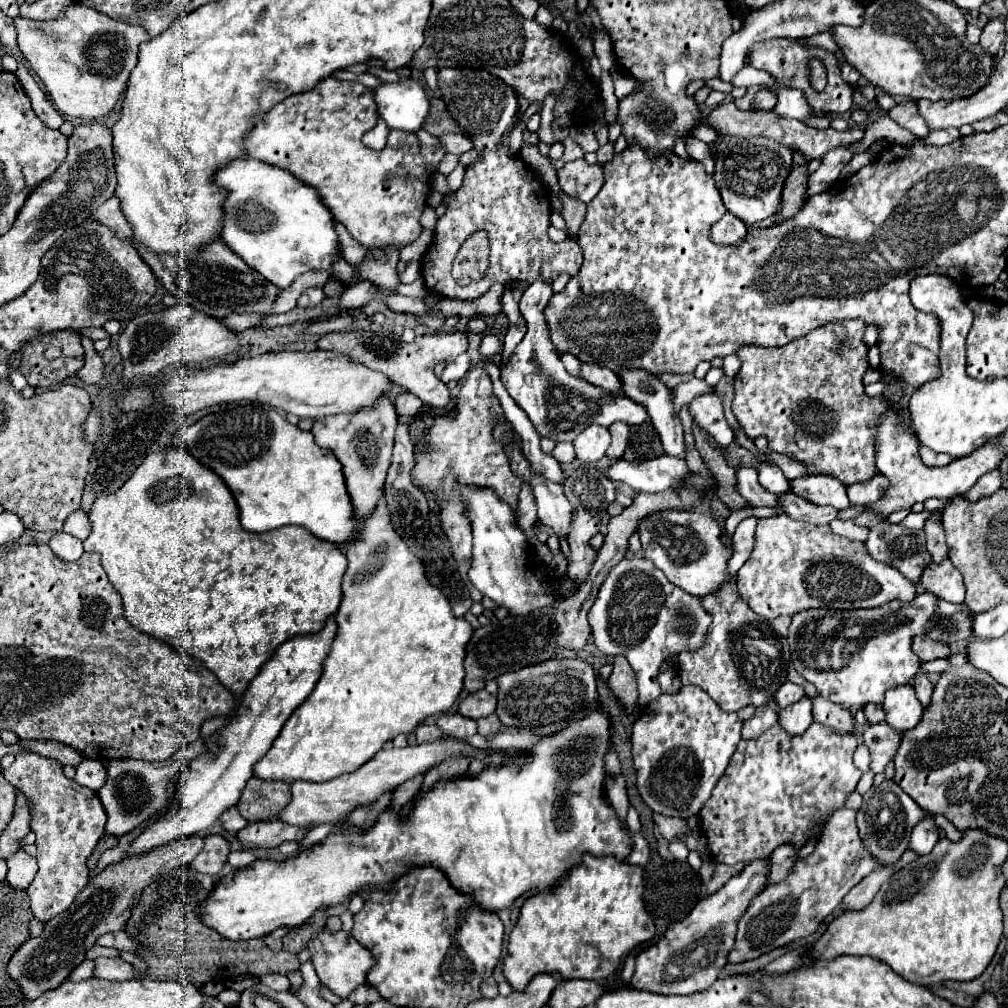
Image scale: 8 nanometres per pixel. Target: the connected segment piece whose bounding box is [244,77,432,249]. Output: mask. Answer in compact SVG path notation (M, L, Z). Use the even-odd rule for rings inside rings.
M334 77L318 81L310 91L302 91L286 97L282 103L272 107L244 139L244 149L250 157L268 165L280 167L300 179L304 185L318 191L322 203L328 207L332 217L340 221L348 233L366 249L396 245L402 249L420 235L420 215L432 189L432 177L424 171L424 159L414 133L390 131L388 143L382 151L368 149L362 143L362 135L376 127L376 107L372 89L358 81L338 81Z

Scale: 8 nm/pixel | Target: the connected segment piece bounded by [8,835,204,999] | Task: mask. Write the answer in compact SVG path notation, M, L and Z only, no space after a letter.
M202 835L184 837L146 855L126 857L124 861L110 865L106 871L92 877L80 897L76 897L76 901L66 911L58 913L44 925L42 935L30 937L26 943L22 943L8 961L8 975L20 985L22 995L26 999L36 999L40 993L62 985L68 979L68 973L72 973L72 969L86 959L86 951L96 945L98 937L124 929L146 885L150 885L156 877L170 873L178 865L188 865L202 847Z

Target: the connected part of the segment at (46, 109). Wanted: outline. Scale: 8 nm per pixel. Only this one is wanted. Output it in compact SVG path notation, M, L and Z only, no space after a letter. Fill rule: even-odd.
M20 63L18 71L16 71L16 77L24 89L24 93L28 95L30 103L32 103L32 109L34 113L38 115L38 119L50 127L50 129L60 129L60 125L64 123L64 119L60 117L60 113L54 109L54 105L46 99L46 95L42 93L42 89L38 87L38 83L32 79L32 75L26 71L26 67Z

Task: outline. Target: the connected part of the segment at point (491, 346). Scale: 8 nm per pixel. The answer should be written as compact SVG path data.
M493 334L485 336L482 340L479 352L485 357L492 357L501 347L502 342Z

